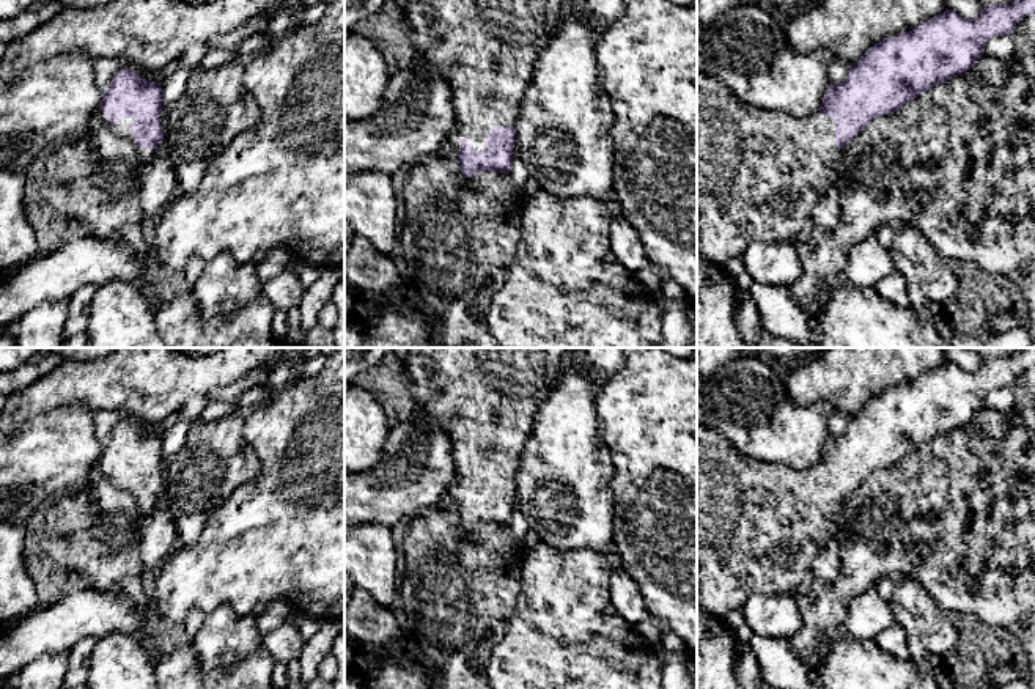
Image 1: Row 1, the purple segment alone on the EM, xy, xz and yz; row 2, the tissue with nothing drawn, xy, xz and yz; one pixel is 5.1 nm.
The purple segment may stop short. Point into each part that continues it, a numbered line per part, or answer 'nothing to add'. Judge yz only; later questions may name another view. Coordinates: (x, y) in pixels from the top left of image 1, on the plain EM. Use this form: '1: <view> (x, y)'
1: yz (760, 526)

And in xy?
1: xy (121, 482)

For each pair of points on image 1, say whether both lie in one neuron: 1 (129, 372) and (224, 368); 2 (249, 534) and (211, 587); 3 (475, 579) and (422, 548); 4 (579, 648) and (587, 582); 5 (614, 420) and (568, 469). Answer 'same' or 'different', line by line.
1: same
2: same
3: same
4: same
5: different

